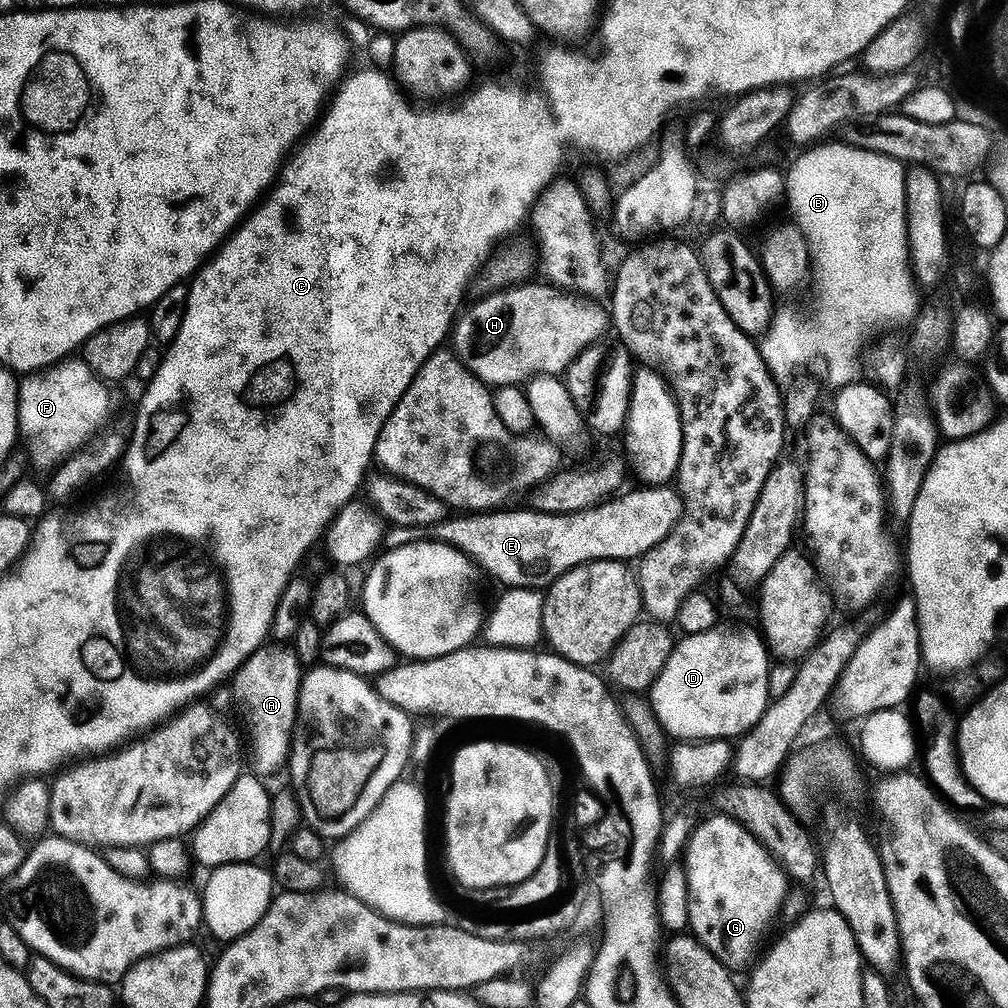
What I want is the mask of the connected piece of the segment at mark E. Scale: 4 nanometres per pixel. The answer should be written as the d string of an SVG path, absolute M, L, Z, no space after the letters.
M640 486L637 492L625 491L619 498L613 498L607 502L601 504L599 507L589 509L587 512L573 512L573 513L543 513L535 510L529 510L529 512L516 512L520 510L498 510L494 513L481 513L470 514L467 516L457 516L455 519L449 518L443 520L441 523L433 525L431 528L426 527L391 527L385 535L385 545L390 550L400 549L404 545L425 543L428 539L432 539L437 543L448 544L454 548L463 552L472 562L480 569L484 568L494 579L502 582L503 587L509 588L529 588L534 587L536 591L542 592L552 587L557 581L560 580L566 573L572 571L575 568L580 568L584 564L593 564L596 560L618 560L621 562L632 562L637 558L643 558L647 555L648 551L652 548L656 548L664 541L672 531L682 523L686 516L686 508L681 501L681 493L672 486Z

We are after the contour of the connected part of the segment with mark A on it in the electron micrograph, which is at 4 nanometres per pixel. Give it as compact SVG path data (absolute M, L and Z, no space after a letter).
M269 644L254 653L232 678L234 702L252 732L251 771L263 780L270 780L291 757L304 673L304 665L295 647Z

